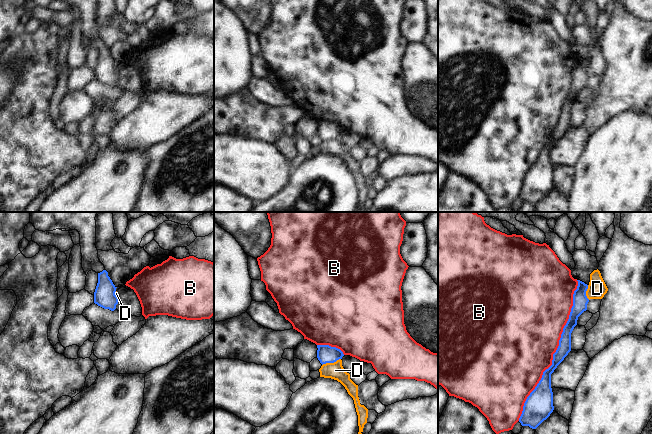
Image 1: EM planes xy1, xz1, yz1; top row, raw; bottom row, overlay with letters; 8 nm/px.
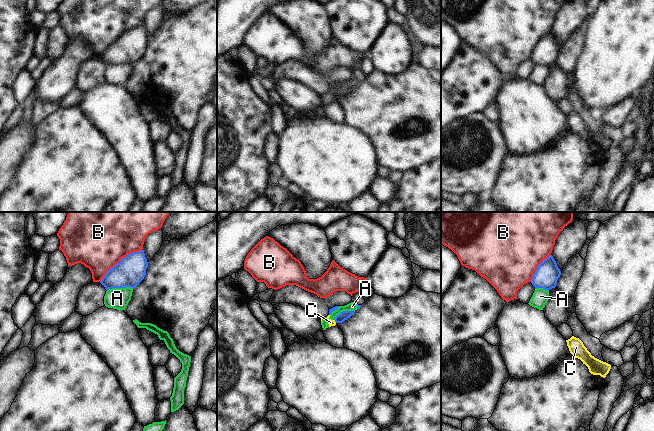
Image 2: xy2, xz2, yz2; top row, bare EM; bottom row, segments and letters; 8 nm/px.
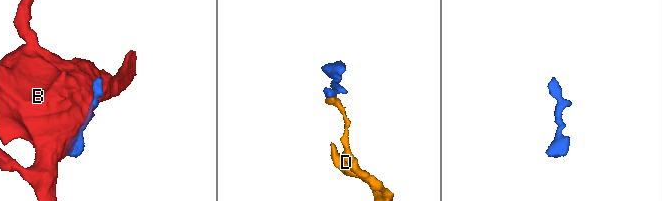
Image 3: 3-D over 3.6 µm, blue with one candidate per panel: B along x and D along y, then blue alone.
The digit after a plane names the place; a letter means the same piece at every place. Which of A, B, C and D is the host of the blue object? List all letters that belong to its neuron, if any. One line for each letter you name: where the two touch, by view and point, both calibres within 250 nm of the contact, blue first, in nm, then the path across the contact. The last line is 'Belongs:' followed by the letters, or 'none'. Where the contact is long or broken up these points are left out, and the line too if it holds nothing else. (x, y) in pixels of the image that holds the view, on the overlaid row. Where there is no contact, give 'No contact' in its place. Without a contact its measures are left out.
Belongs: none

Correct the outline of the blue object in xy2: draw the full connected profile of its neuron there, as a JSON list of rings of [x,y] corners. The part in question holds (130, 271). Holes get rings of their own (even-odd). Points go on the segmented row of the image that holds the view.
[[[144,250],[133,252],[109,269],[100,283],[106,290],[113,288],[135,288],[145,277],[148,262]]]

